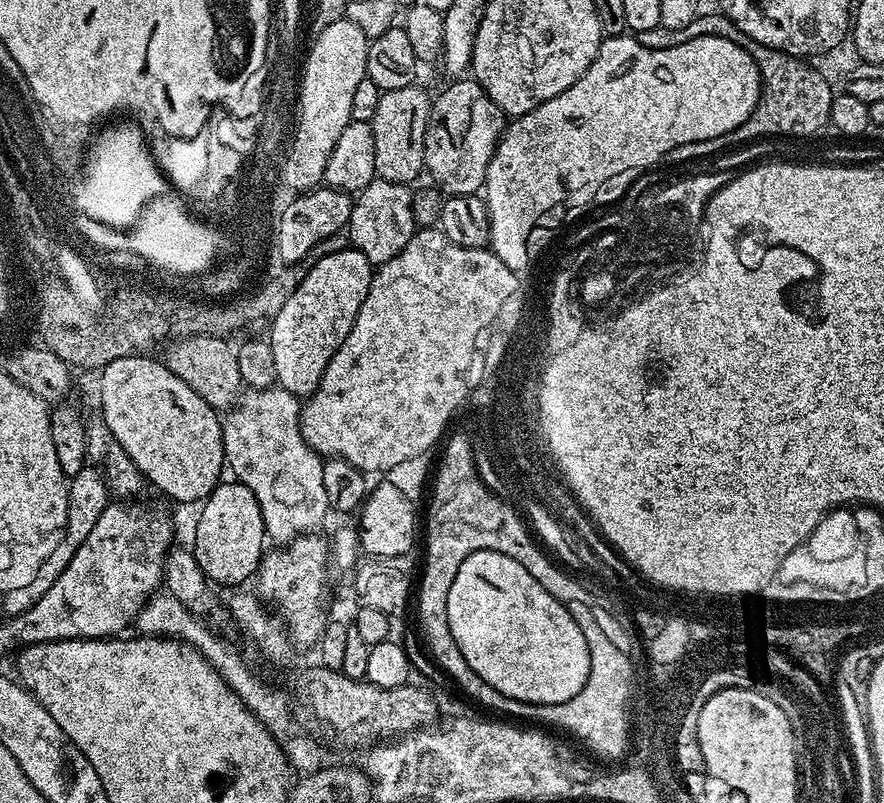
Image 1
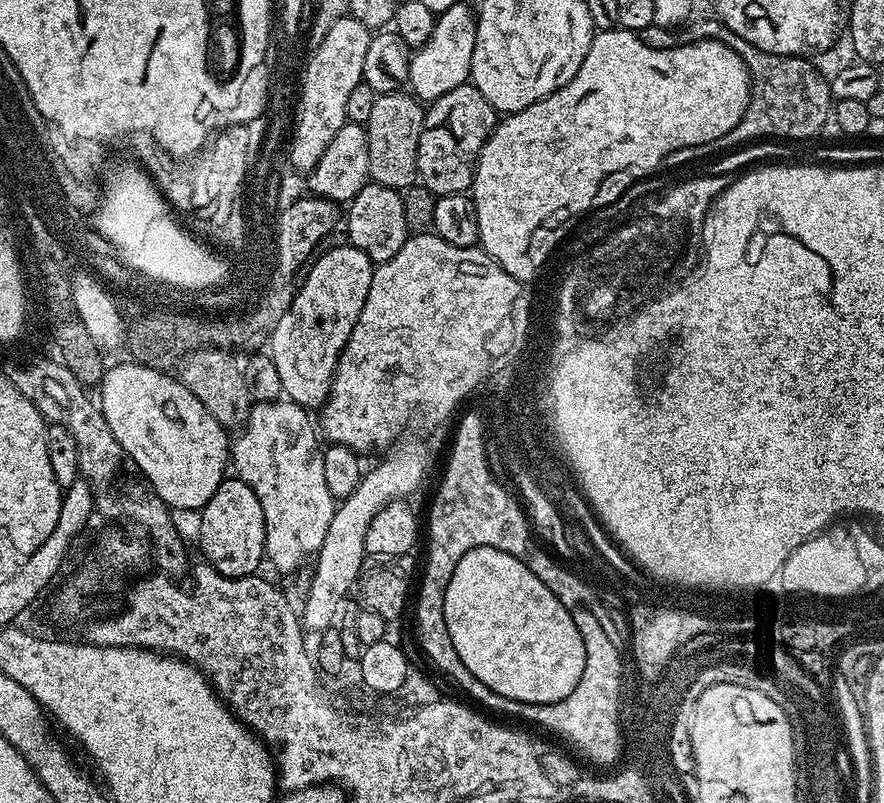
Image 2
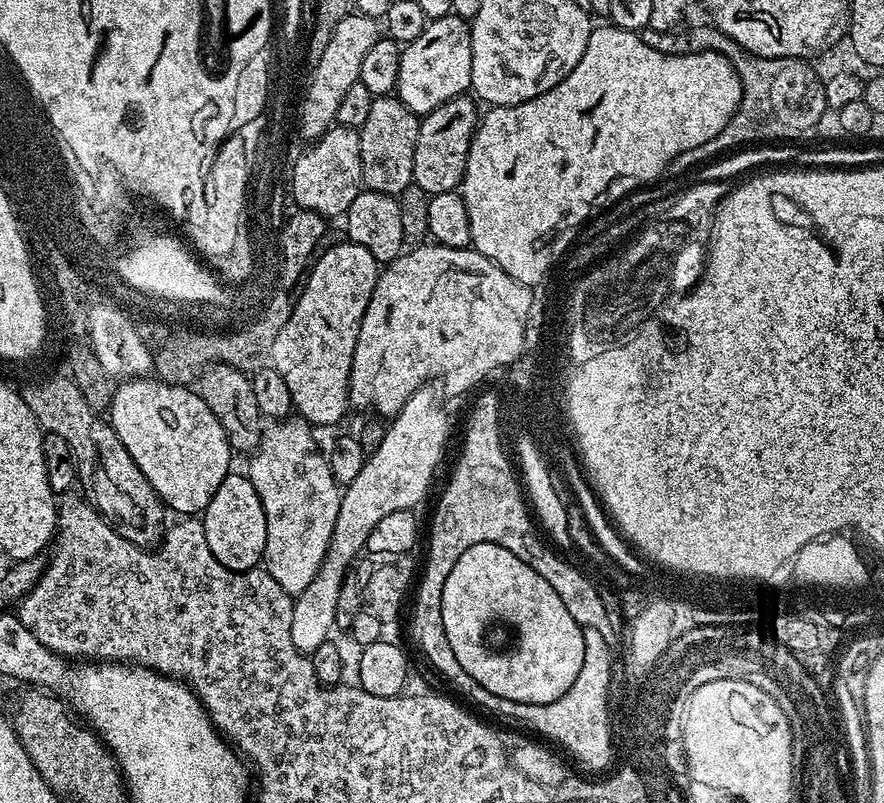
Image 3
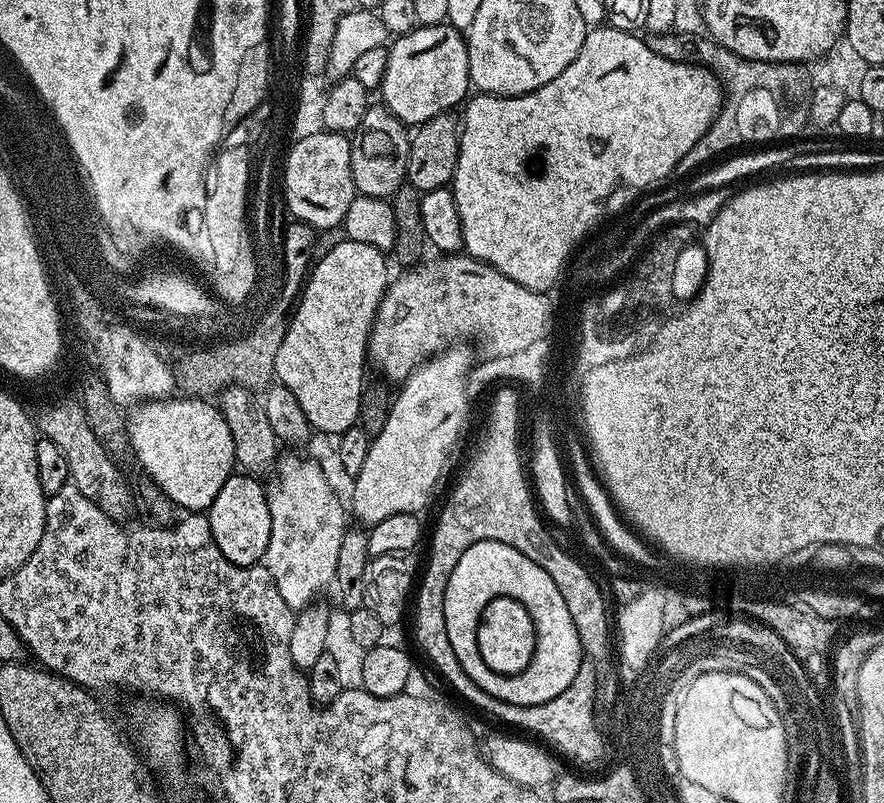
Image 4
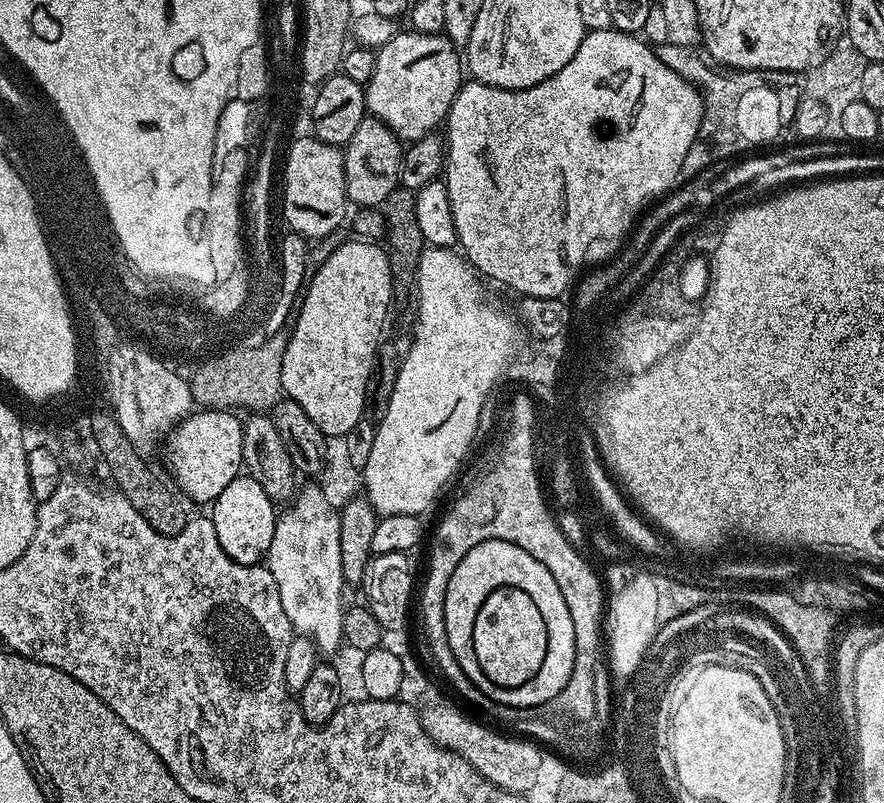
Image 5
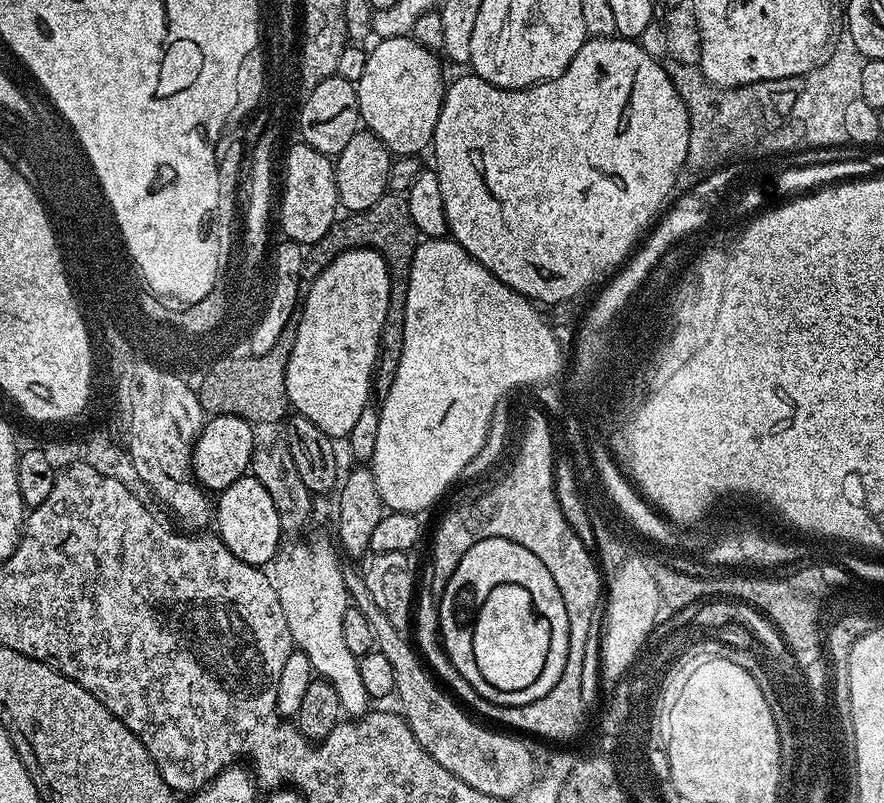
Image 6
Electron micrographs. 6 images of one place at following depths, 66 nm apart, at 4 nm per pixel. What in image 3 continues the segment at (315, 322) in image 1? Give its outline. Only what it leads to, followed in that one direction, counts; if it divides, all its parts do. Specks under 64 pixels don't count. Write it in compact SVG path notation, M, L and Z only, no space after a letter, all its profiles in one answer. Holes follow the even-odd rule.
M343 242L332 249L323 249L311 268L308 281L303 282L295 297L289 320L274 340L270 364L282 374L293 409L309 424L319 426L336 424L350 412L348 383L354 346L358 342L362 314L366 314L370 294L374 294L378 262L366 246Z

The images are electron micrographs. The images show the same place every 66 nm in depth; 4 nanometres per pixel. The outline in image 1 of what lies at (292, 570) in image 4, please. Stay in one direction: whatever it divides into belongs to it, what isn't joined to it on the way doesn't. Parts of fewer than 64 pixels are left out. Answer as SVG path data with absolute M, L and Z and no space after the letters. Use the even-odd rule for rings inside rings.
M273 386L261 392L245 391L238 403L223 417L224 463L227 471L233 472L239 483L246 485L254 494L264 519L264 535L273 545L283 546L294 542L299 536L315 533L316 528L330 509L326 502L326 490L322 483L324 460L302 438L300 429L301 397L290 394L290 390Z

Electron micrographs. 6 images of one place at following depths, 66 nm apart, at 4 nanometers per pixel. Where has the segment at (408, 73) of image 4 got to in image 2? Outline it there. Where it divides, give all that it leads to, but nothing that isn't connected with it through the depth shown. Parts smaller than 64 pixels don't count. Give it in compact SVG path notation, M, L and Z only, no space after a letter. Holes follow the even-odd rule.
M464 2L450 6L450 10L435 17L433 32L419 50L411 53L410 74L407 87L421 102L431 102L441 98L455 87L469 83L472 75L474 42L476 41L477 13Z

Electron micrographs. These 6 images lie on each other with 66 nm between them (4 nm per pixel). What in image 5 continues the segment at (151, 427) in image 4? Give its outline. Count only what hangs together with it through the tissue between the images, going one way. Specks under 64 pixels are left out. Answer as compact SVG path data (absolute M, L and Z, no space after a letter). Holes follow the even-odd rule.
M216 408L193 411L172 429L167 441L168 464L176 479L175 487L204 506L211 505L218 494L222 494L222 490L226 490L226 486L241 475L244 466L244 426L241 417L235 415L235 411Z

